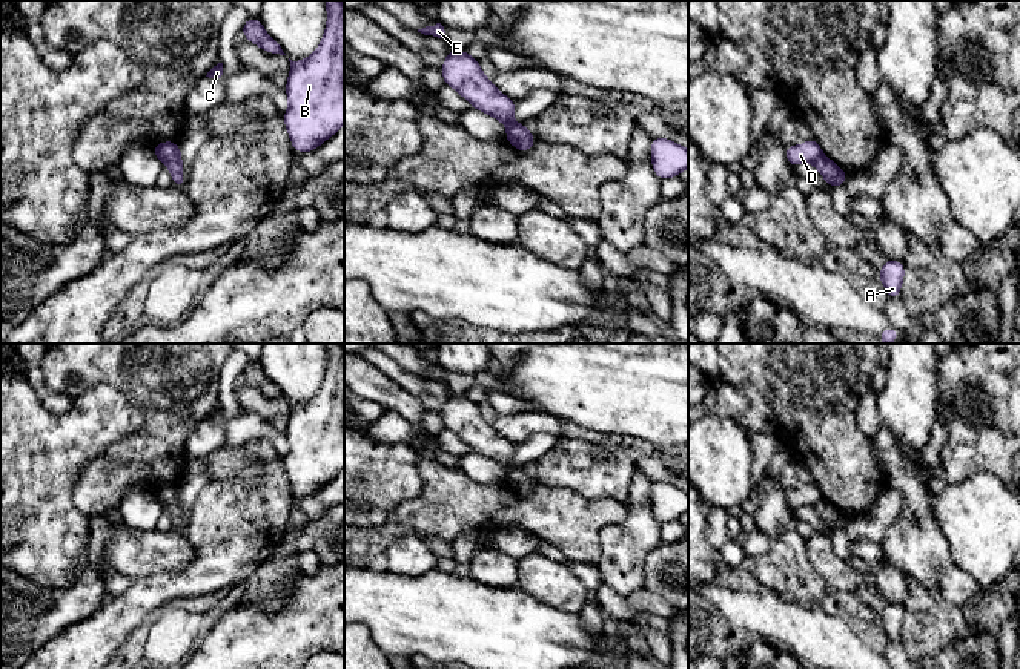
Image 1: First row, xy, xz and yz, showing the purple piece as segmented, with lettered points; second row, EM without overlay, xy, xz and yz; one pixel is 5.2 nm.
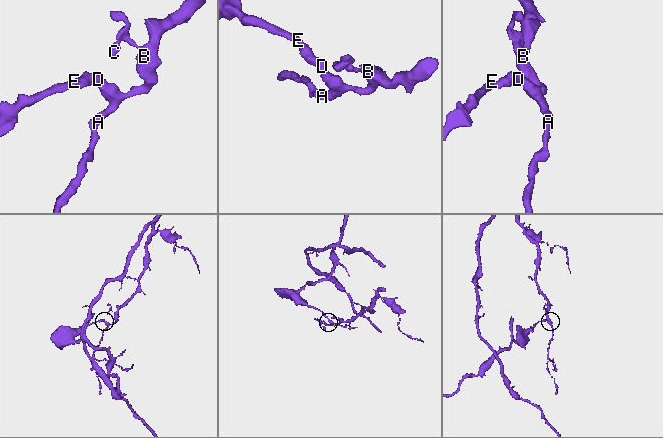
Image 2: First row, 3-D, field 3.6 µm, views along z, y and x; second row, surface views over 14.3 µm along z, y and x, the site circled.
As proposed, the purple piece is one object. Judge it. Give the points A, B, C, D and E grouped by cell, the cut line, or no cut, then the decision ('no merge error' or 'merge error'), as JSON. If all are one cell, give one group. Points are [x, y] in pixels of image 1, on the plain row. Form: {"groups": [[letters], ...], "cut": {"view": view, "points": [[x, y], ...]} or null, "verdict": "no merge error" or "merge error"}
{"groups": [["A", "B", "C"], ["D", "E"]], "cut": {"view": "xy", "points": [[180, 497], [165, 505]]}, "verdict": "merge error"}

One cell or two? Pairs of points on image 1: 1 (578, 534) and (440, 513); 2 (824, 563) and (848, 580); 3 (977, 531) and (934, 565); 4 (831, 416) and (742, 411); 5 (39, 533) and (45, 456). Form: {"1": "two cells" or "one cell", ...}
{"1": "one cell", "2": "one cell", "3": "two cells", "4": "two cells", "5": "one cell"}

